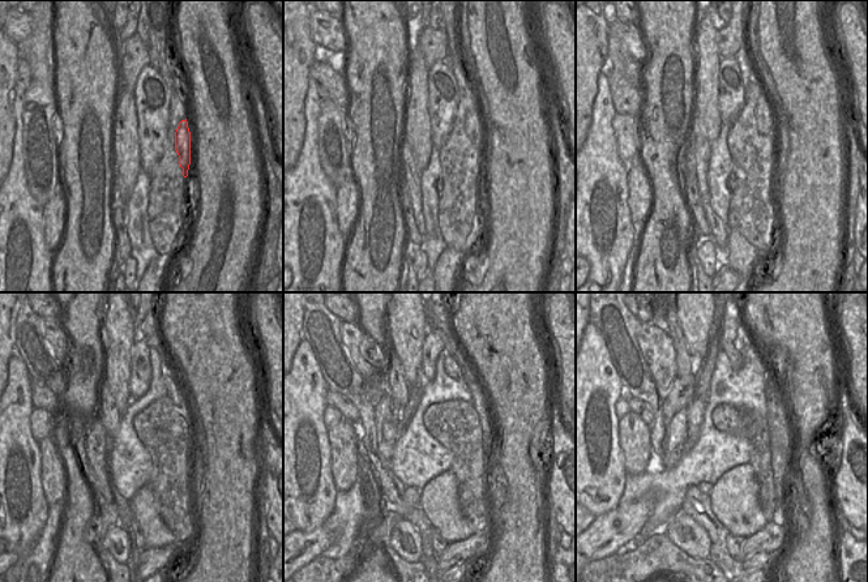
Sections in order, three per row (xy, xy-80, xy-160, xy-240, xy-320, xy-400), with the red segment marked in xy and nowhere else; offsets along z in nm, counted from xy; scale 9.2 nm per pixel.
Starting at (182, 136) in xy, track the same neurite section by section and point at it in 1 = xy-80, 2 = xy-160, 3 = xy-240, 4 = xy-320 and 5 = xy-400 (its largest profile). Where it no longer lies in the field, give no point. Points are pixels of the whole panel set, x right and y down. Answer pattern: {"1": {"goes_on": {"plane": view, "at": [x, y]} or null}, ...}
{"1": {"goes_on": {"plane": "xy-80", "at": [473, 123]}}, "2": {"goes_on": {"plane": "xy-160", "at": [764, 116]}}, "3": {"goes_on": {"plane": "xy-240", "at": [175, 393]}}, "4": {"goes_on": {"plane": "xy-320", "at": [452, 368]}}, "5": {"goes_on": {"plane": "xy-400", "at": [728, 349]}}}

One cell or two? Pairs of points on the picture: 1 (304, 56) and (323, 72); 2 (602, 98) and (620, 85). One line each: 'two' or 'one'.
1: two
2: two

